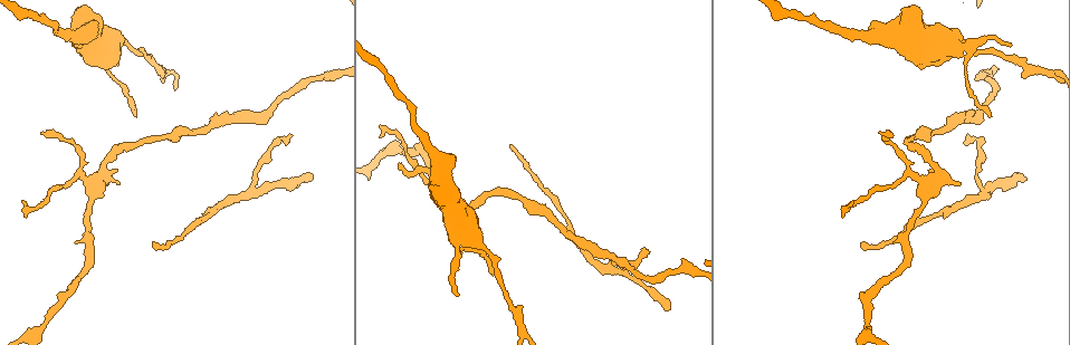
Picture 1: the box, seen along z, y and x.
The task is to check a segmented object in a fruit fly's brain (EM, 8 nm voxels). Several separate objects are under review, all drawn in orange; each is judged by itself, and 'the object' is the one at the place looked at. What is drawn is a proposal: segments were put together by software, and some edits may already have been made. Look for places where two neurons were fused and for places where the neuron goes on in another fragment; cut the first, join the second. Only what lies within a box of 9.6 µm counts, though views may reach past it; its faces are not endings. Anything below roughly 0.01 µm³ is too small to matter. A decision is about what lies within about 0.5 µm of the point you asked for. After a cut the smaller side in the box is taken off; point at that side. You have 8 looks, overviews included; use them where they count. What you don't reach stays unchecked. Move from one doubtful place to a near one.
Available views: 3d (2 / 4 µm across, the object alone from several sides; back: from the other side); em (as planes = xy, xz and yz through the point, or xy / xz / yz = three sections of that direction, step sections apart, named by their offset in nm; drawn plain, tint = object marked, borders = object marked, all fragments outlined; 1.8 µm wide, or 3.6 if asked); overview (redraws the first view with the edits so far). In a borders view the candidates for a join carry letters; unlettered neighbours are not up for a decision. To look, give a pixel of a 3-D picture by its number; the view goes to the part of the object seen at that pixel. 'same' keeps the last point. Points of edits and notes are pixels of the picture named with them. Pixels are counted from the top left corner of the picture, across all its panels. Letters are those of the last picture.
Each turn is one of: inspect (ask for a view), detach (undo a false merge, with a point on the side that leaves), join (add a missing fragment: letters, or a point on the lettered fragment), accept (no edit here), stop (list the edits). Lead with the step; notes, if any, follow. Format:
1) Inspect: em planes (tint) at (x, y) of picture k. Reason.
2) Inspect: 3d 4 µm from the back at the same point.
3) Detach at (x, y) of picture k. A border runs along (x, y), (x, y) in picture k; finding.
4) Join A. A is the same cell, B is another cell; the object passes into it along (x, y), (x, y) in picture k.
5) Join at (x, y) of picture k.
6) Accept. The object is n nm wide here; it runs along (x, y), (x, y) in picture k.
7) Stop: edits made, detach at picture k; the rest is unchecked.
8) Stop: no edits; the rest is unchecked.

Inspect: em 3.6 µm planes (tint) at (457, 244) of picture 1. Abrupt turn.

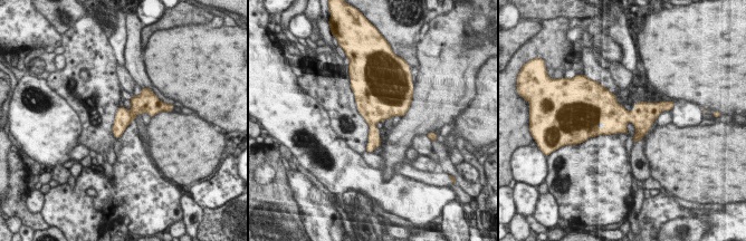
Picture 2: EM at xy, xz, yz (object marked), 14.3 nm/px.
Inspect: em 3.6 µm planes (borders) at the same point. What lies round it.

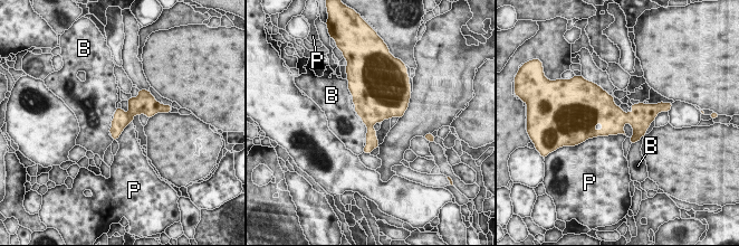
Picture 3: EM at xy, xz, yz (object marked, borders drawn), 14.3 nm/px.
Accept. The longest contact is with P, 550 nm; B and P are other cells; a border runs along (625, 134), (597, 135), (587, 140) in picture 3; one neuron here.

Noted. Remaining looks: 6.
Inspect: 3d 4 µm at (99, 175) of picture 1.

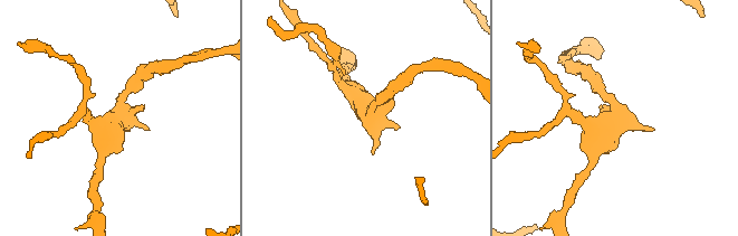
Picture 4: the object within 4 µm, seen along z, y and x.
Inspect: em planes (borders) at (117, 117) of picture 4.

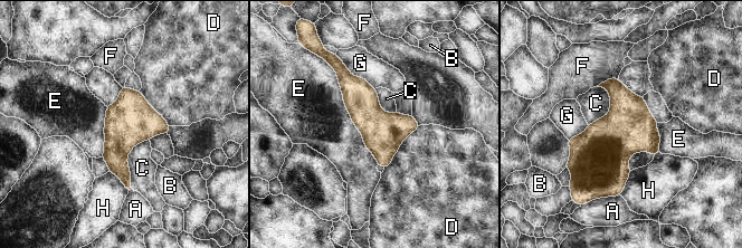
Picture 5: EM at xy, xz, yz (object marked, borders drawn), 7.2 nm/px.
Accept. The longest contact is with E, 800 nm; A, B, C, D, E, F, G and H are other cells; it runs along (340, 68), (382, 132), (386, 163) in picture 5; all the same neuron.

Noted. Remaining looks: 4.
Inspect: 3d 4 µm from the back at (609, 267) of picture 1. Three arms meet.

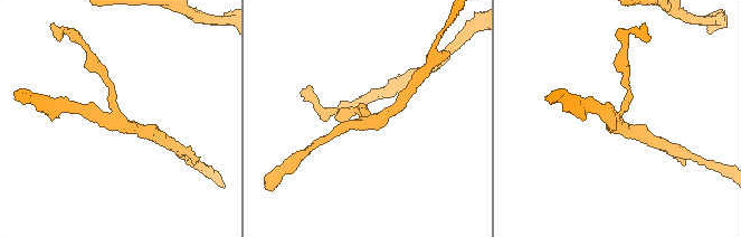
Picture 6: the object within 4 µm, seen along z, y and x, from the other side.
Inspect: em planes (borders) at (618, 113) of picture 6. 3 arms meet here.

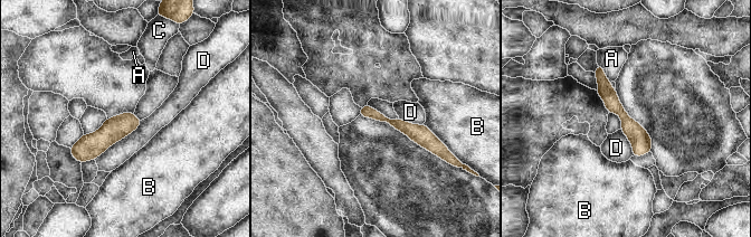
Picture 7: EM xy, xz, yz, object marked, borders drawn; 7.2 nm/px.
Accept. A, B, C and D are other cells; it runs along (599, 68), (605, 91), (646, 150) in picture 7; all the same neuron.

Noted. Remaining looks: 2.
Inspect: em xy step 16 (tint) at (290, 135) of picture 1.

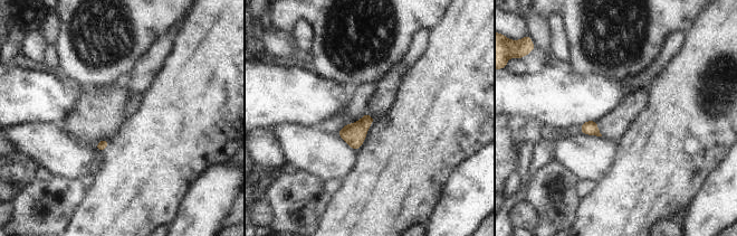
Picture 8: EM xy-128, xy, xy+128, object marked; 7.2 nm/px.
Inspect: em planes (borders) at the same point.

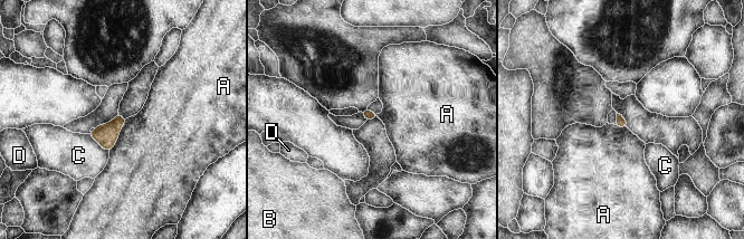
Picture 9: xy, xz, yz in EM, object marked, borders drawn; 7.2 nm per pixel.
Accept. A, B, C and D are other cells; no lettered fragment goes on from it.

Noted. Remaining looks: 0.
Stop: no edits; the rest is unchecked.

